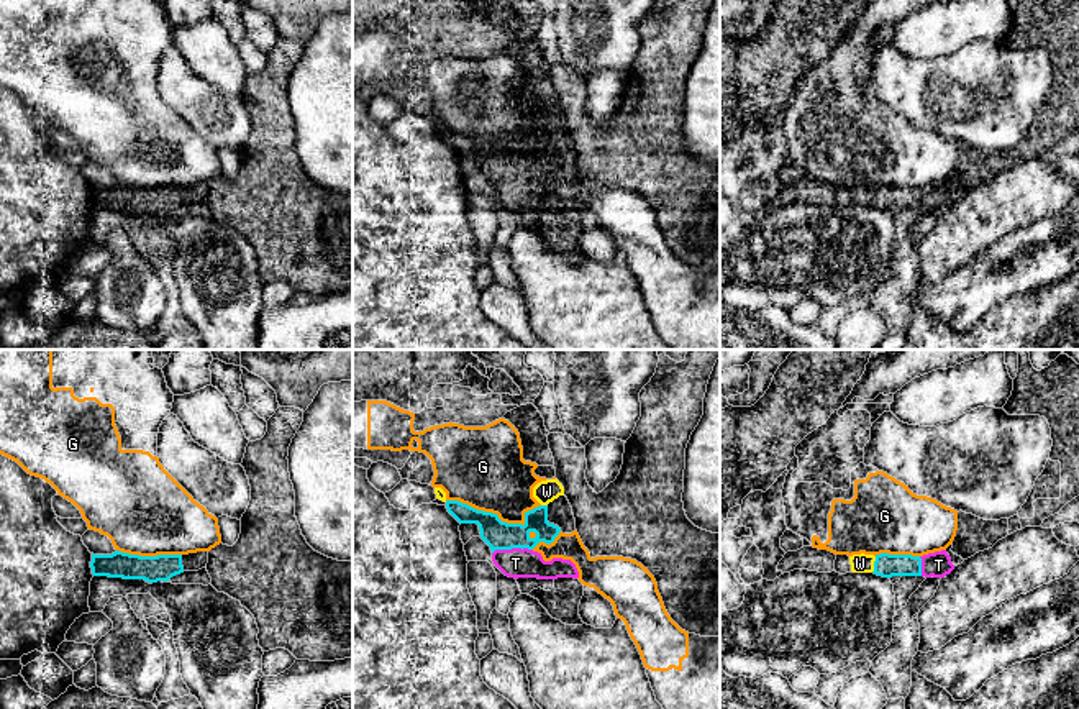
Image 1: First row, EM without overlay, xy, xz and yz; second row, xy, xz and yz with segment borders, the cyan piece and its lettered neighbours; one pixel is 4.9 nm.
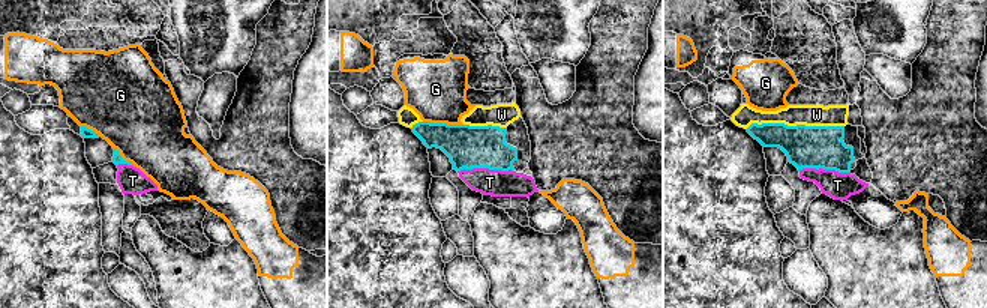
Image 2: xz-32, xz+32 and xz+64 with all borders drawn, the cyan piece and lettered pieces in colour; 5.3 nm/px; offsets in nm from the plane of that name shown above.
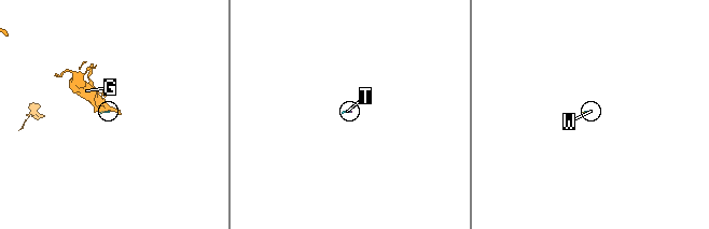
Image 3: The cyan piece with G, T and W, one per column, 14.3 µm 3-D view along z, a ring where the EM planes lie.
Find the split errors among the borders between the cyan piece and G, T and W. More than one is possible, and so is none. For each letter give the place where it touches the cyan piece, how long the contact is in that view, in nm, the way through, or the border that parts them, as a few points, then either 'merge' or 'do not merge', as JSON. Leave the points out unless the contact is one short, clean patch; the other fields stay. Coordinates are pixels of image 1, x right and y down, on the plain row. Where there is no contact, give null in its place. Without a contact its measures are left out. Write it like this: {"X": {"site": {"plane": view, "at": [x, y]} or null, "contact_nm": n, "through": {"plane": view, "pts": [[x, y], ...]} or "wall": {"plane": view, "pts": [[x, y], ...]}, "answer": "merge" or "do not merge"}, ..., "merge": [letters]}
{"G": {"site": {"plane": "xz", "at": [497, 148]}, "contact_nm": 460, "answer": "do not merge"}, "T": {"site": {"plane": "xz", "at": [512, 179]}, "contact_nm": 200, "through": {"plane": "xz", "pts": [[499, 168], [512, 179], [515, 196]]}, "answer": "merge"}, "W": {"site": {"plane": "yz", "at": [874, 197]}, "contact_nm": 80, "through": {"plane": "yz", "pts": [[886, 197], [874, 197], [860, 196]]}, "answer": "merge"}, "merge": ["T", "W"]}

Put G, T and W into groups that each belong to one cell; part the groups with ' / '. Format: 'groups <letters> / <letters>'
groups G / T W

